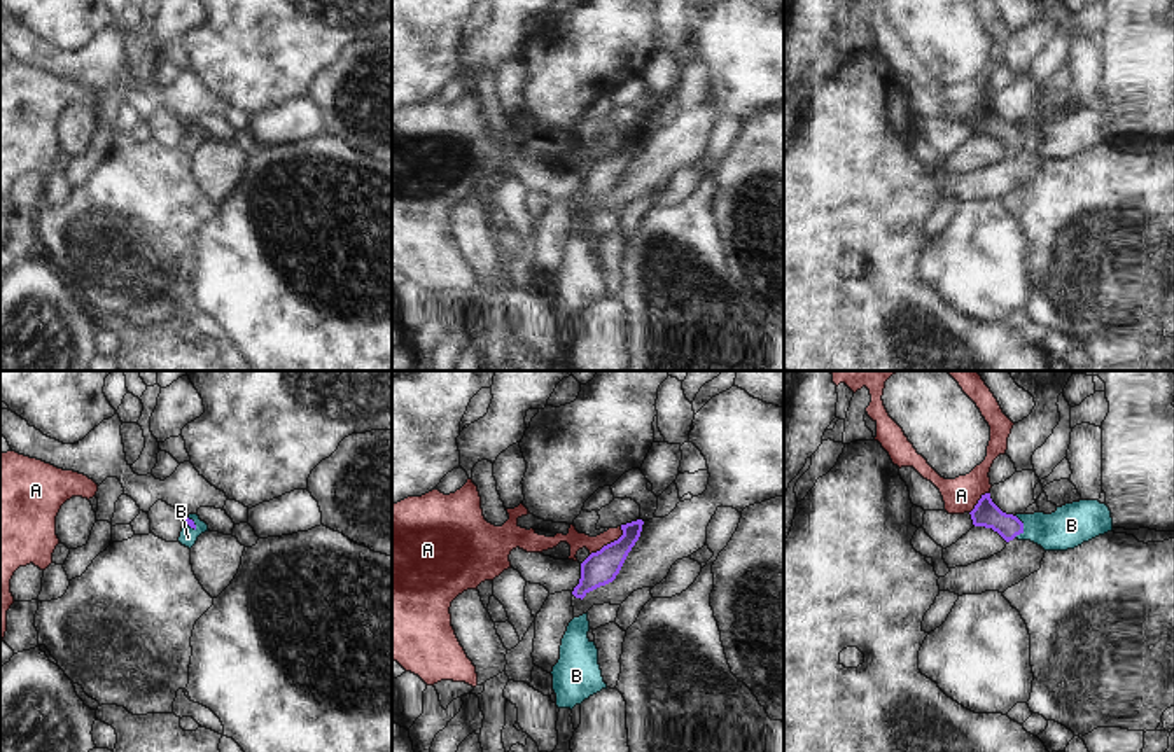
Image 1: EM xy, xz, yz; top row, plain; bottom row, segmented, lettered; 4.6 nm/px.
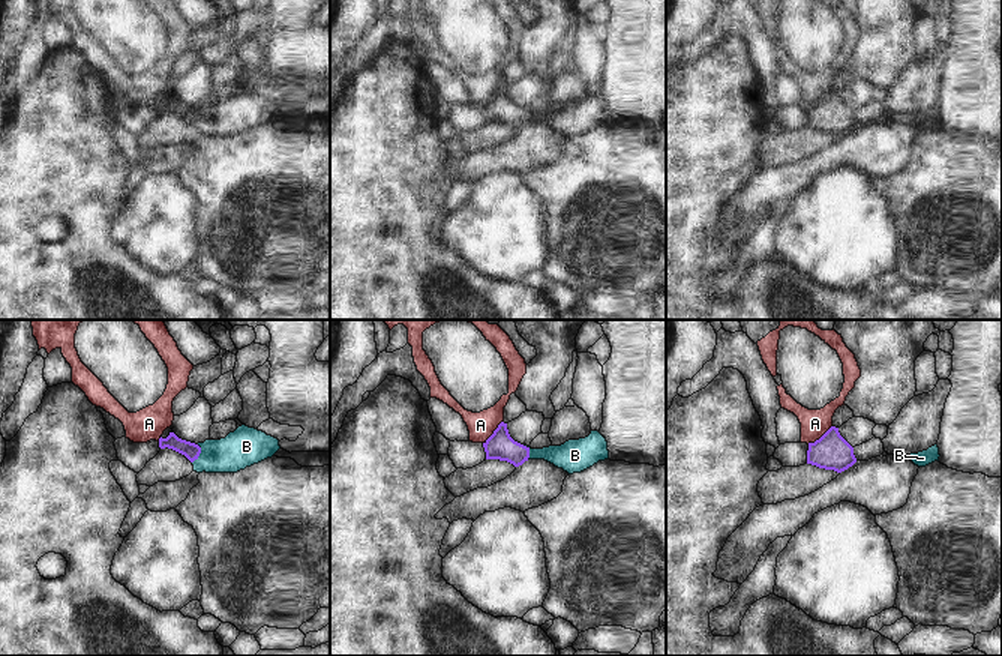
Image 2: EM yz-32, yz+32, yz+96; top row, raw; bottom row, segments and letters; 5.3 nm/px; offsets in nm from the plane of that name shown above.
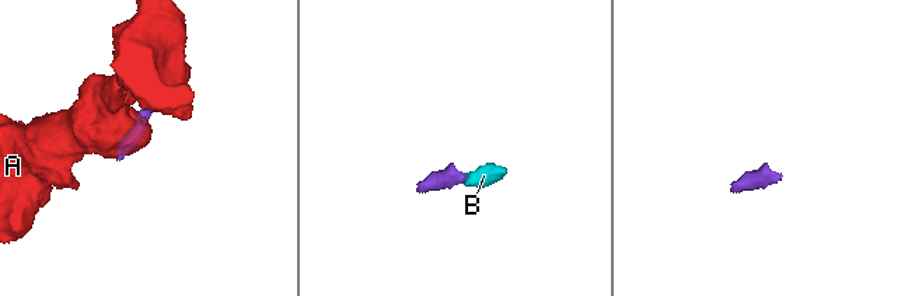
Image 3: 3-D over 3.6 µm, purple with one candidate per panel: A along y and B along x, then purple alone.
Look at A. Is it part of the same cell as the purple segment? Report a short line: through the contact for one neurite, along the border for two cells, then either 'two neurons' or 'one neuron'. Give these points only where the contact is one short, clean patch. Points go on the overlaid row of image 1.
line xz (621, 527), (621, 534), (616, 539), (590, 555); two neurons

